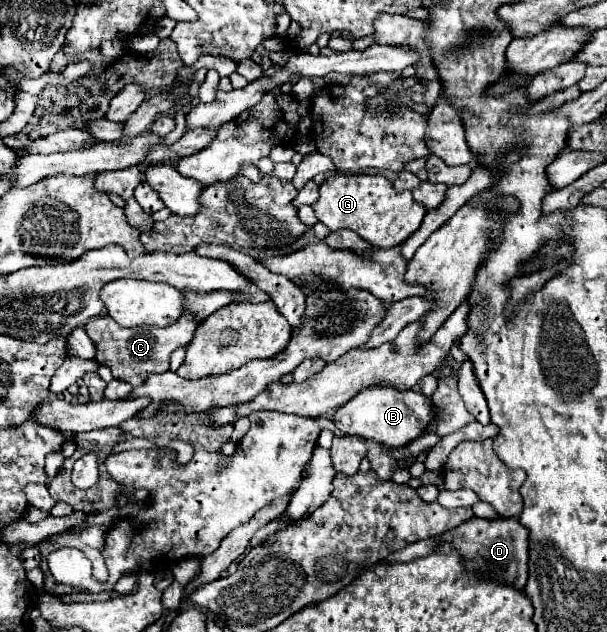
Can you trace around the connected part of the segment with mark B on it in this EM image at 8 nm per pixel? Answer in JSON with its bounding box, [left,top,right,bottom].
[334,387,436,447]

